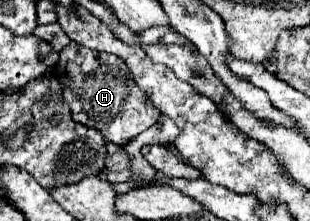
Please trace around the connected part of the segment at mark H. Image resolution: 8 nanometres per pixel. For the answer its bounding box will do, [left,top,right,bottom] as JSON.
[54,42,160,144]

